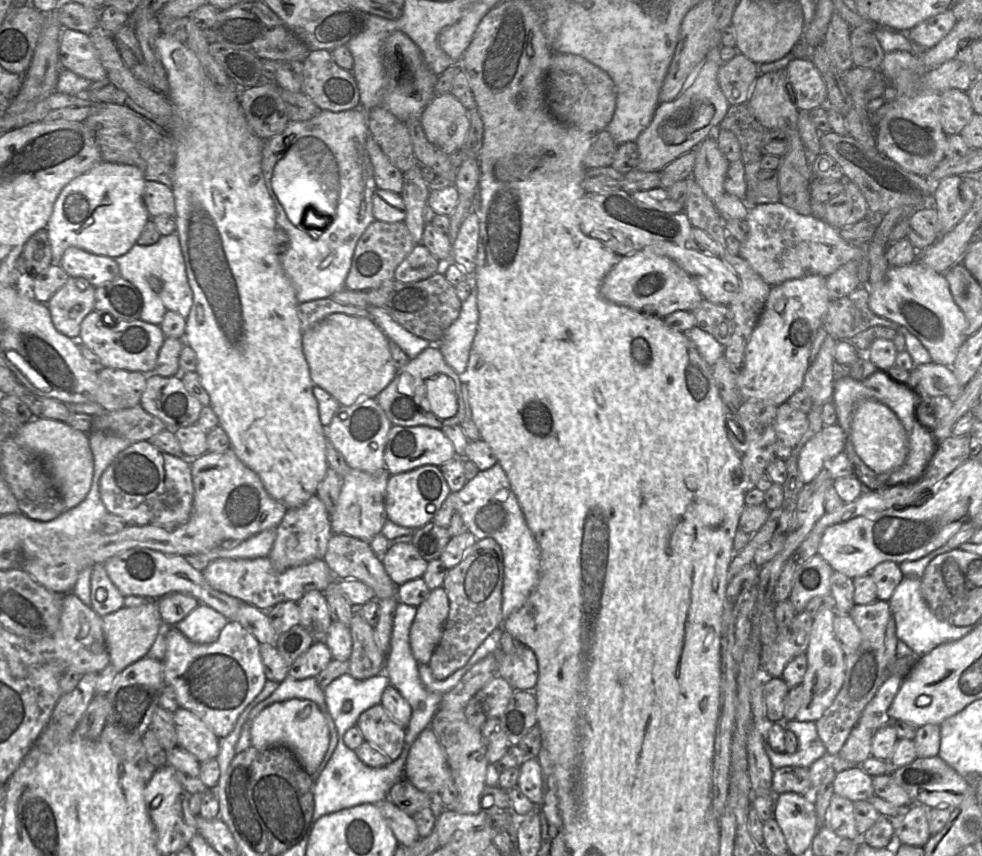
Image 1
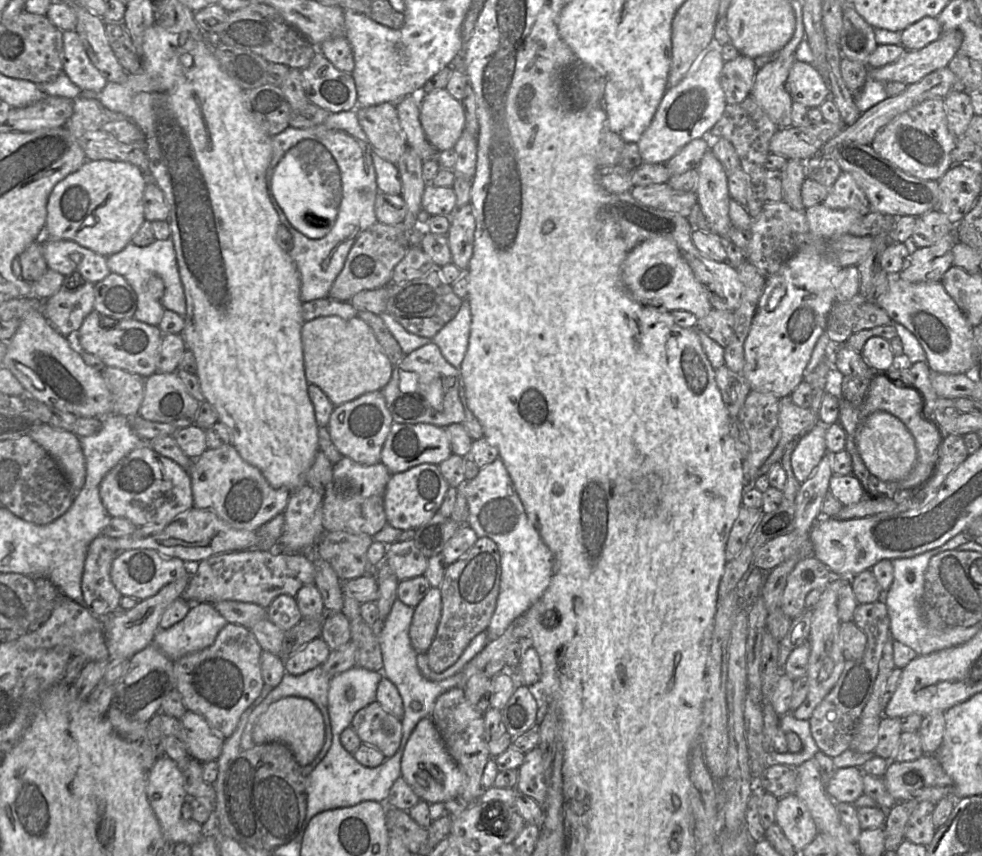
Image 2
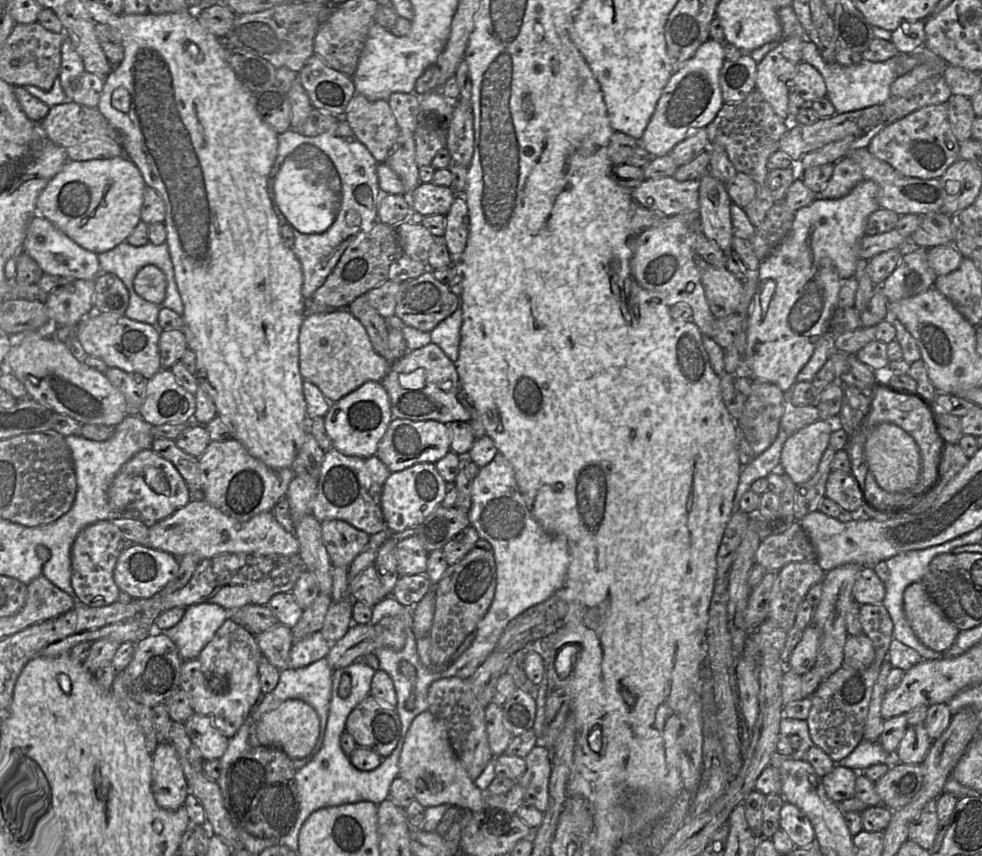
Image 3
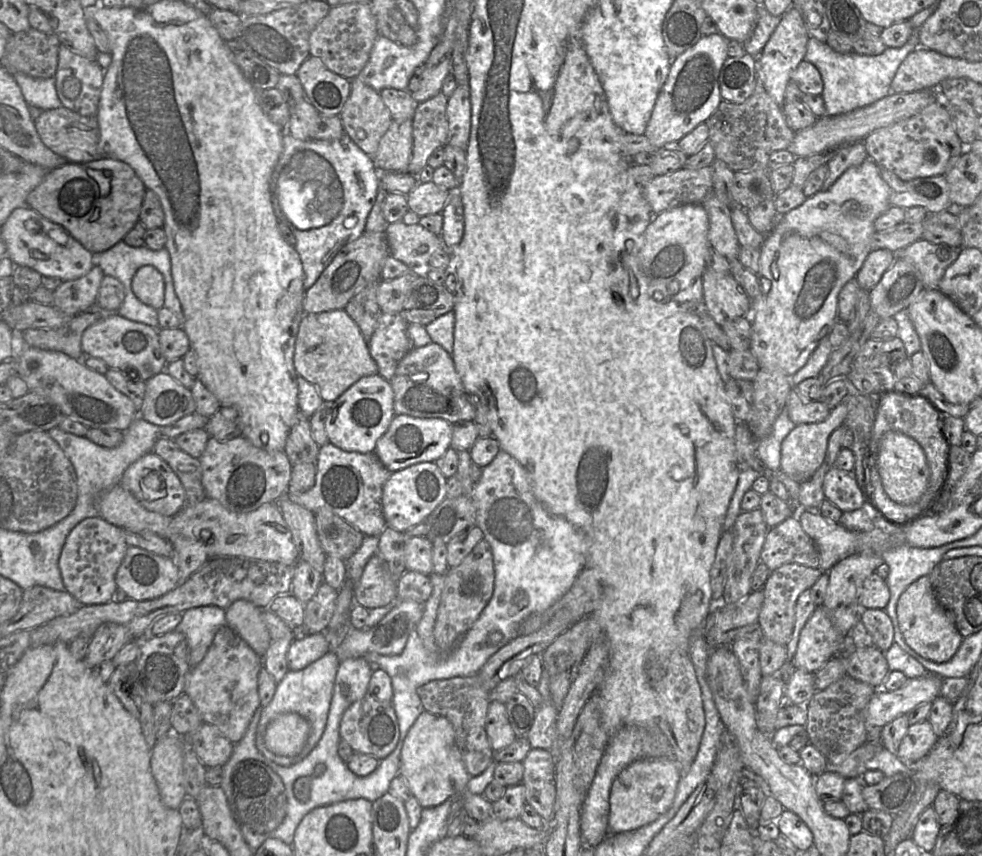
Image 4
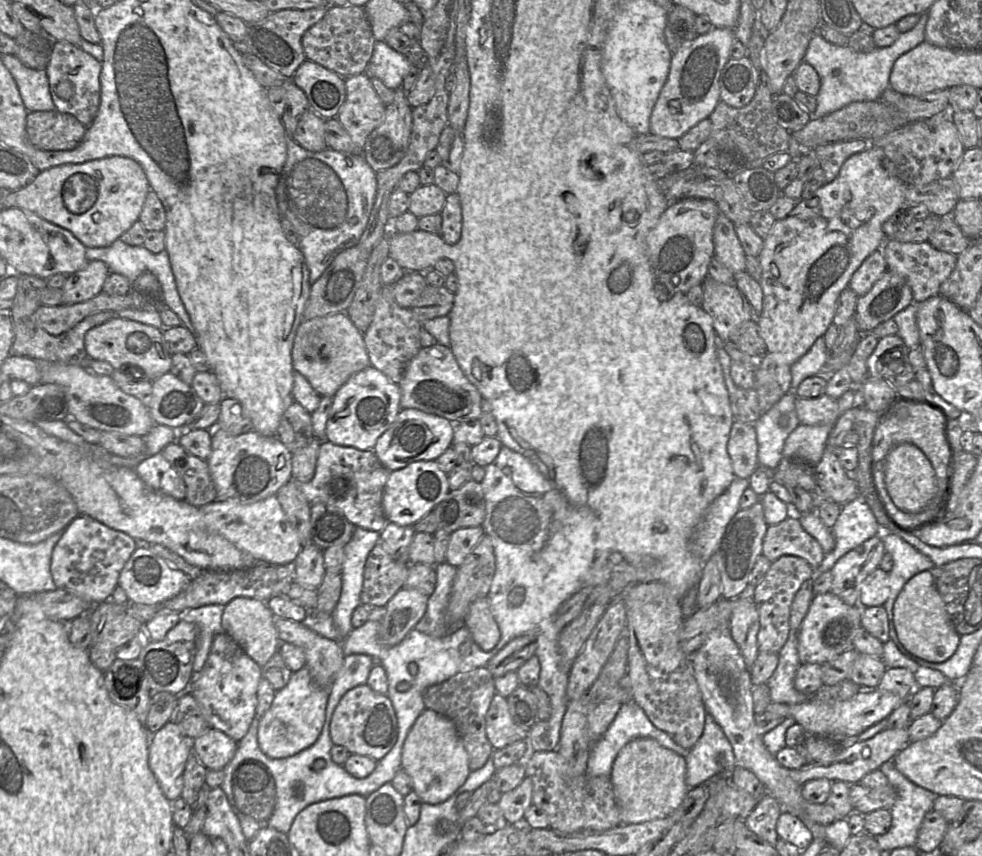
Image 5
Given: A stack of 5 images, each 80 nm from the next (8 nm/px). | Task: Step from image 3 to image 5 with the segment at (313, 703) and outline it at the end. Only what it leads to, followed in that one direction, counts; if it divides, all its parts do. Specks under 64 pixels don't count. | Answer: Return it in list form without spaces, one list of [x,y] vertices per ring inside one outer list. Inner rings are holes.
[[[306,667],[292,672],[289,682],[275,692],[270,708],[259,719],[258,745],[272,759],[291,757],[312,746],[319,738],[325,722],[329,687],[318,685]]]

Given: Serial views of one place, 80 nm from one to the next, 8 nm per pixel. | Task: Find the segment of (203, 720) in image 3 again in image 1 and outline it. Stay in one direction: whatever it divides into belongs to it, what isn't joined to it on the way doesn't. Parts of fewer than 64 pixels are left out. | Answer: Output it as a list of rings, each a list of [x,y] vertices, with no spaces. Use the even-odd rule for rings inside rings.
[[[178,708],[173,718],[178,747],[193,754],[200,763],[217,757],[220,738],[199,717]]]

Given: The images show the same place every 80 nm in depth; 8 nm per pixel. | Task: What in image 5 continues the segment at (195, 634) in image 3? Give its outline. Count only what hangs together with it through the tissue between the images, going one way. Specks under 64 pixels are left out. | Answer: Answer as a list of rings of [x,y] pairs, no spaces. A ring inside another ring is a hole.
[[[210,604],[187,610],[182,619],[194,623],[198,627],[196,654],[193,662],[193,672],[199,672],[205,665],[213,638],[222,630],[222,614],[225,605]]]

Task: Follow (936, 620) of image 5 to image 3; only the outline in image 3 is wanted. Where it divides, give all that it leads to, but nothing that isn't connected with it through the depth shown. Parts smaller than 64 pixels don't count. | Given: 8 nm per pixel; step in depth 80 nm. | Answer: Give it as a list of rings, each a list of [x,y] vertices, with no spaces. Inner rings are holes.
[[[923,581],[905,589],[903,609],[914,634],[928,648],[945,652],[955,642],[959,630],[930,598]]]

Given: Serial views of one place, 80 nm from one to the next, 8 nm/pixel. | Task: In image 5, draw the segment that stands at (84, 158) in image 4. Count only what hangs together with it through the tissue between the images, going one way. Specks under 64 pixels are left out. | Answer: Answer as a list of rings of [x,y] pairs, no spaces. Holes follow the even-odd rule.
[[[56,109],[29,112],[26,117],[28,140],[40,150],[72,150],[82,141],[86,130],[87,126],[77,118]]]

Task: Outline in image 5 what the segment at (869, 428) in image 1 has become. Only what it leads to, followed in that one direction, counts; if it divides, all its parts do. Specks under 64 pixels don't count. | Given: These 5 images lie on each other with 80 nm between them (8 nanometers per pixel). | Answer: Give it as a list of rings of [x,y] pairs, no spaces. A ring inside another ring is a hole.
[[[911,443],[896,445],[886,456],[885,484],[895,506],[907,513],[921,511],[936,493],[935,471],[922,450]]]

